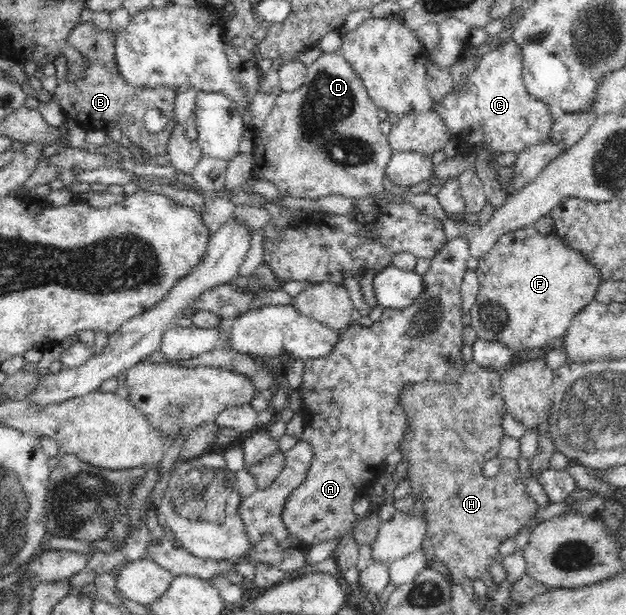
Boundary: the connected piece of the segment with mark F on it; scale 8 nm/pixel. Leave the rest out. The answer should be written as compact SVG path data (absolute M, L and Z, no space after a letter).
M534 224L501 235L501 238L494 244L494 247L477 260L478 266L475 269L475 273L479 279L479 292L476 301L469 311L471 317L470 327L476 332L476 336L478 336L479 339L503 343L504 345L507 345L511 351L536 349L538 347L543 347L543 345L552 344L556 342L556 339L563 338L569 329L569 324L572 319L574 319L574 315L576 315L583 307L586 307L587 303L590 303L595 299L596 290L603 282L601 280L600 272L587 259L584 259L579 251L570 249L569 245L567 245L565 241L562 241L555 233L541 235L536 228L534 228Z

